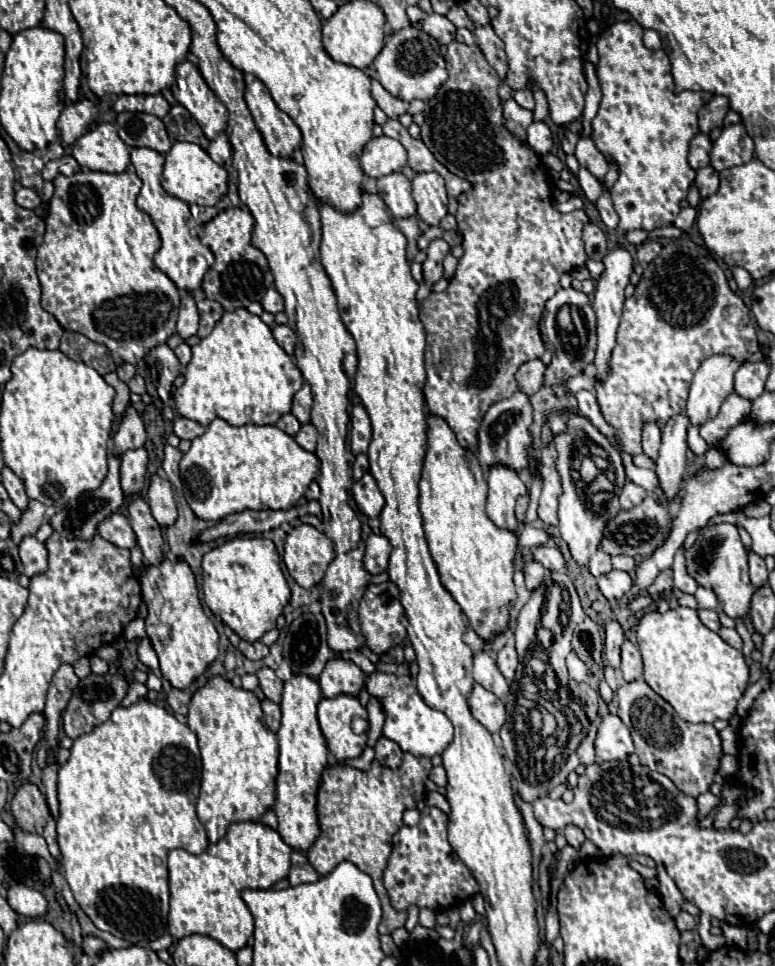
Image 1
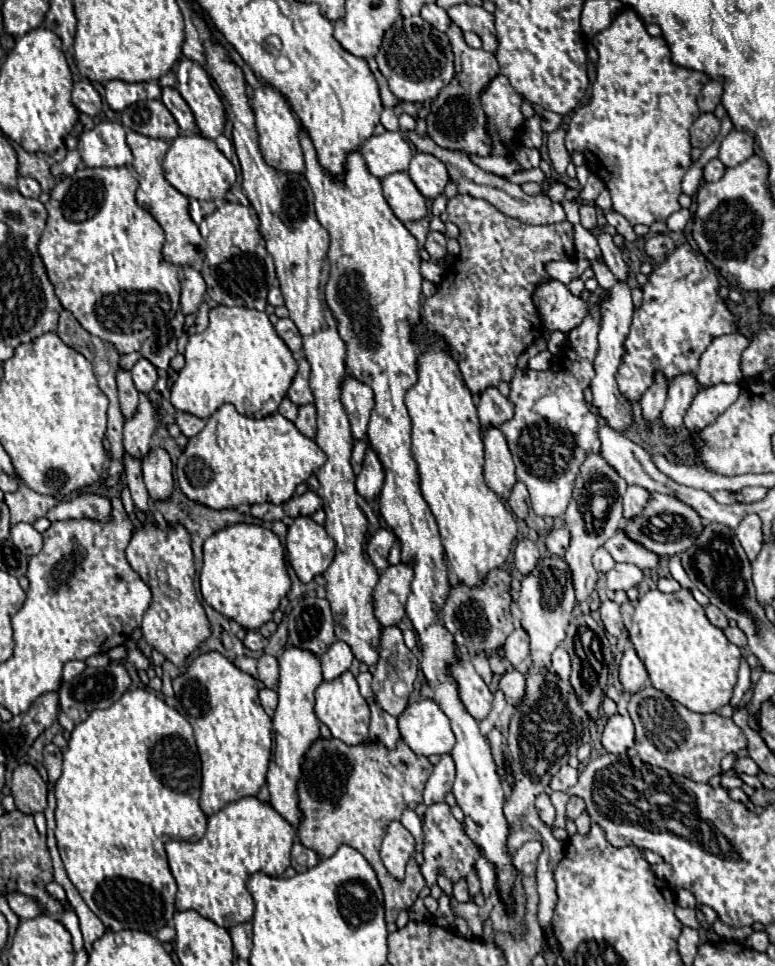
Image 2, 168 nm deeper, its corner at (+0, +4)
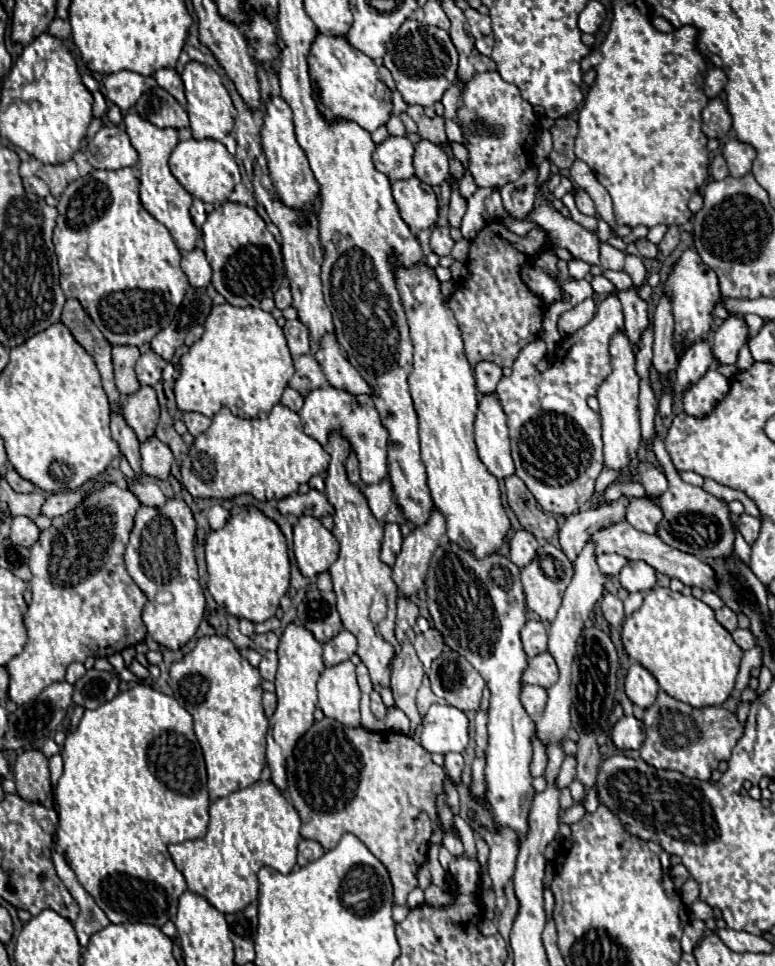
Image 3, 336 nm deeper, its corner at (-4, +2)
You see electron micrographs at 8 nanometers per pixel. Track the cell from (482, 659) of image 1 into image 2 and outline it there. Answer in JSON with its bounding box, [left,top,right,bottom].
[498,670,524,706]

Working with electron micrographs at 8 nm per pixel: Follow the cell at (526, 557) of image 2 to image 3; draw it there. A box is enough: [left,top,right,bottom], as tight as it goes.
[510,530,538,568]

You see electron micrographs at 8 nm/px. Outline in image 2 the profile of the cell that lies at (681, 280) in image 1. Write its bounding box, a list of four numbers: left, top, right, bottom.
[616,242,738,402]

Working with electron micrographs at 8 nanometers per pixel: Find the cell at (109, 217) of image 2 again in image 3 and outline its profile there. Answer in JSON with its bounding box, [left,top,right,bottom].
[54,168,190,346]

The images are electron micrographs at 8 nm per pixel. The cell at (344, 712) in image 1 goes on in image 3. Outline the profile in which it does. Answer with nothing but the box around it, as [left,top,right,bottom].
[318,660,360,726]

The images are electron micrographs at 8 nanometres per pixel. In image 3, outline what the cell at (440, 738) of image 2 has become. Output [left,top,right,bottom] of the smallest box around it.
[420,704,468,752]

